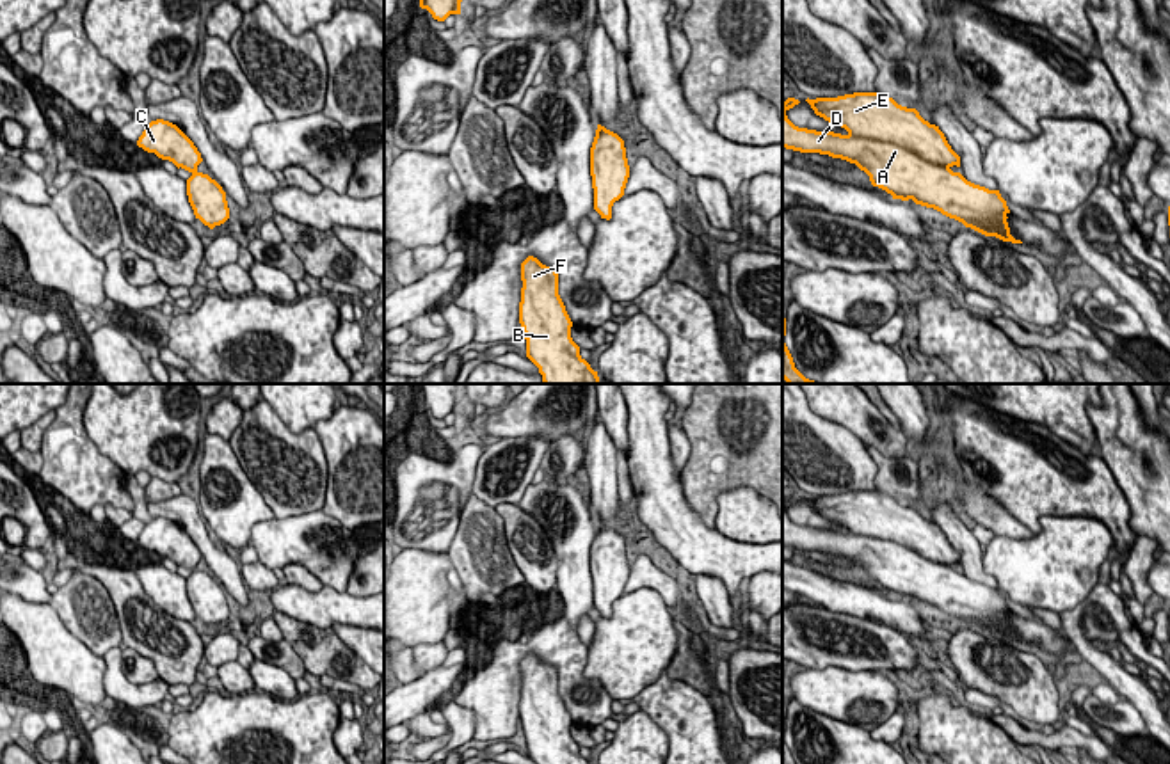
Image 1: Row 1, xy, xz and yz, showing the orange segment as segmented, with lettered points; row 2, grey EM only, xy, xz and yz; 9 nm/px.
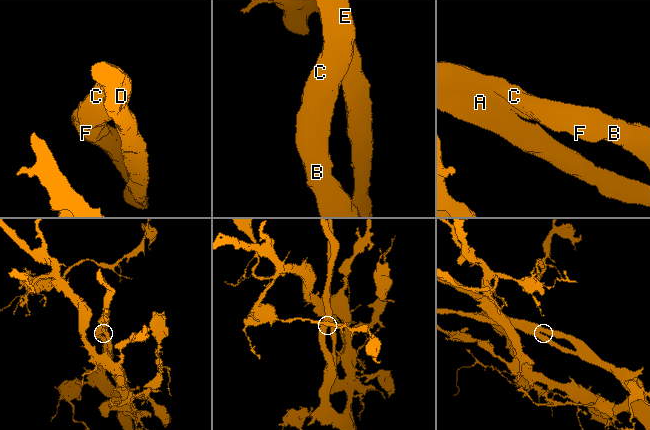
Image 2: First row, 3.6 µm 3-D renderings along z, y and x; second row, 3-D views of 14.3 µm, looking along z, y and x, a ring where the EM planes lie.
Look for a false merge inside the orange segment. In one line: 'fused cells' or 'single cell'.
single cell

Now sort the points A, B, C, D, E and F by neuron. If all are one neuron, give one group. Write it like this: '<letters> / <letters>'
A B C D E F

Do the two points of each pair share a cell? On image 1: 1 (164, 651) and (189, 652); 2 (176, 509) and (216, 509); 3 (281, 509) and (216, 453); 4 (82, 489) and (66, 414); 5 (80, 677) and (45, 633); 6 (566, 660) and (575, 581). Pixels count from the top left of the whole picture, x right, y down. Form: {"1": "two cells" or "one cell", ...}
{"1": "one cell", "2": "two cells", "3": "two cells", "4": "one cell", "5": "one cell", "6": "two cells"}

